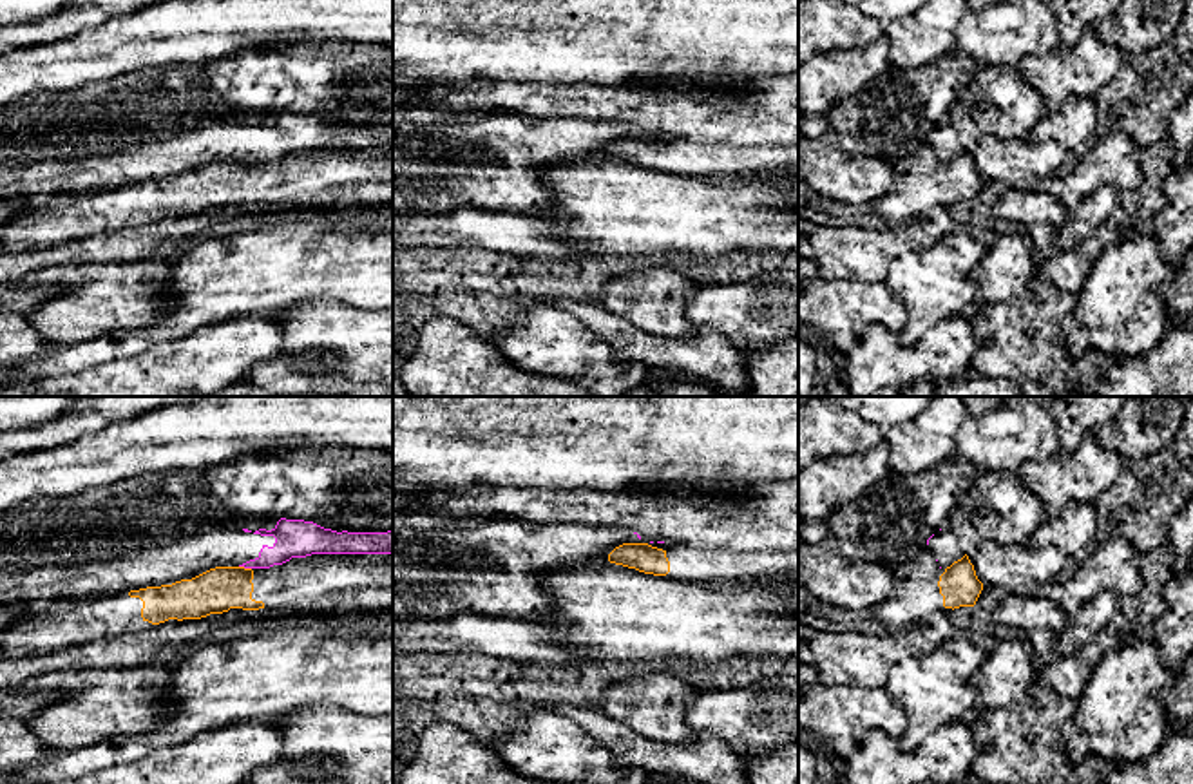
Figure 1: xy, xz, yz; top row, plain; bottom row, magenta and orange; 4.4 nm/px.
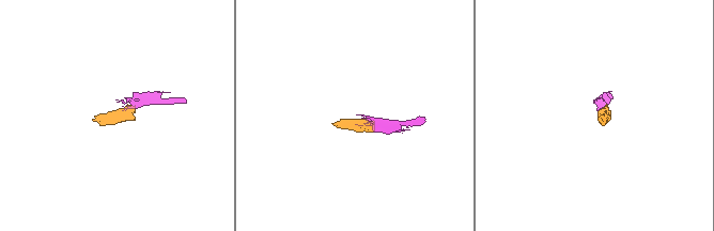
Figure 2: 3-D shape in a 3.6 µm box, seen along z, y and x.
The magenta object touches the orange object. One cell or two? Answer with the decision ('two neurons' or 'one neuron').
two neurons

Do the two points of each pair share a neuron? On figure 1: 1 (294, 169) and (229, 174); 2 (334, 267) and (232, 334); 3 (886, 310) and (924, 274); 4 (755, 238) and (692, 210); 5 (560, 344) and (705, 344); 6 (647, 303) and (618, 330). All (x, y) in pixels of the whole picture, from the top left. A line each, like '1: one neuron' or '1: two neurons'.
1: one neuron
2: two neurons
3: two neurons
4: one neuron
5: two neurons
6: two neurons

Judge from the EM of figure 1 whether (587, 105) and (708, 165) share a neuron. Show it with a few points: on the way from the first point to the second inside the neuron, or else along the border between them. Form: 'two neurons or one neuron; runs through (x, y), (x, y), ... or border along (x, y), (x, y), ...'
one neuron; runs through (620, 105), (665, 111), (687, 133)

